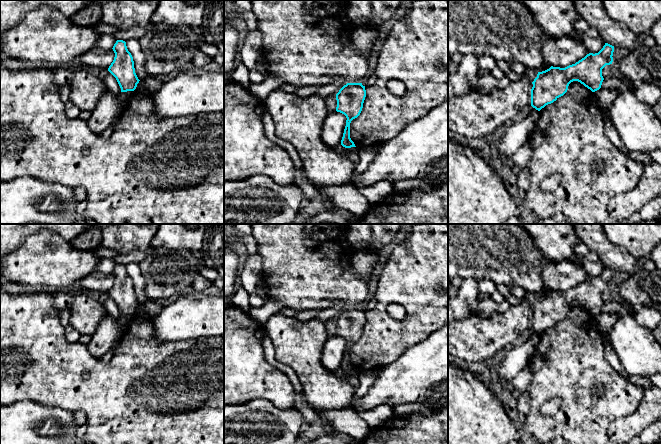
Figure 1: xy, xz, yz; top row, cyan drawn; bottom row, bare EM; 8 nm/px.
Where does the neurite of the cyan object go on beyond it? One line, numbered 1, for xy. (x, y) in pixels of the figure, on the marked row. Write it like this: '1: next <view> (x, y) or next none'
1: next none

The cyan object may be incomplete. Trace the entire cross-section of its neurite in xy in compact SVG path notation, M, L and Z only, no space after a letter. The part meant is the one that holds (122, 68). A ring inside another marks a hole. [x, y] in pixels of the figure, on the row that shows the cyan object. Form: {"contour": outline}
{"contour": "M117 40L112 49L115 57L108 71L116 78L121 92L134 91L140 80L135 73L133 57L126 42Z"}

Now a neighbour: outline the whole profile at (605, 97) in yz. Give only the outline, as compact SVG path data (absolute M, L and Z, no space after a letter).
M600 88L594 92L597 105L602 110L606 110L620 94L621 92L619 90L606 88Z

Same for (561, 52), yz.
M570 36L548 37L540 52L550 66L560 68L575 64L587 55L585 45Z

